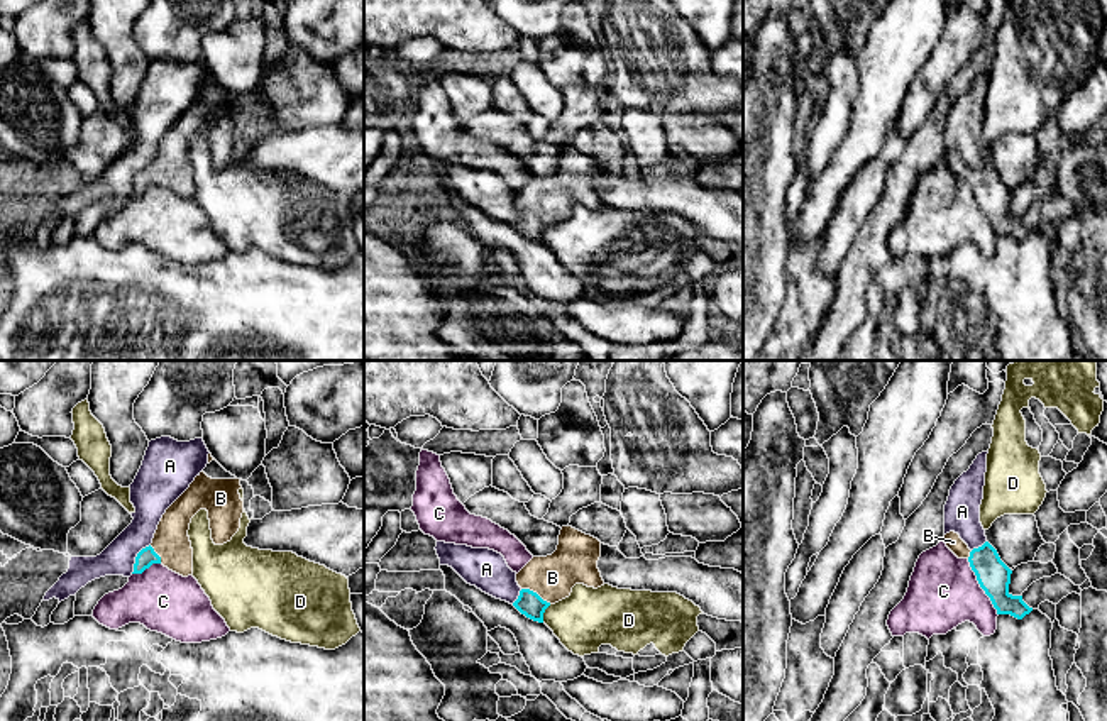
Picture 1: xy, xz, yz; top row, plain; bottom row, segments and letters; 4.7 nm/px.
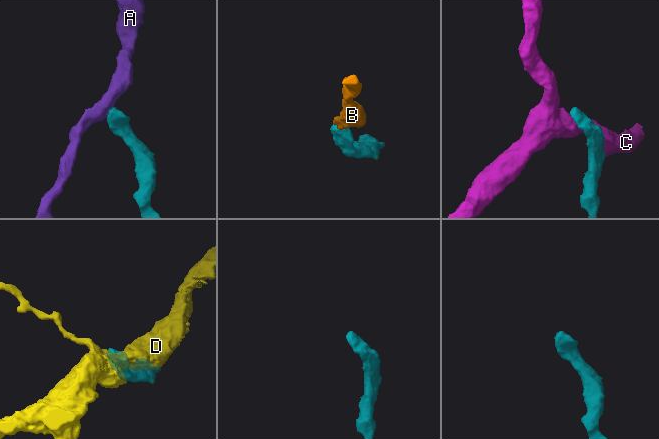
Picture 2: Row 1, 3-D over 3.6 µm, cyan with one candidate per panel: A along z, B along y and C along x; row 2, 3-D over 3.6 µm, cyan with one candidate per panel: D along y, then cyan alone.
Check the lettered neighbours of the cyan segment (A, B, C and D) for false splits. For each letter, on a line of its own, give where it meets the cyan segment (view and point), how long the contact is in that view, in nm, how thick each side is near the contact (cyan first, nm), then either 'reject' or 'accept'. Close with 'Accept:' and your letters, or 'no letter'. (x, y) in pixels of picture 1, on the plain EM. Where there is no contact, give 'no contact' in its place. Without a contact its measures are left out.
A: xy (136, 178) | 170 nm | 90/160 nm | reject
B: xz (535, 214) | 160 nm | 120/220 nm | accept
C: yz (980, 207) | 300 nm | 160/340 nm | reject
D: xz (544, 232) | 100 nm | 120/280 nm | reject
Accept: B

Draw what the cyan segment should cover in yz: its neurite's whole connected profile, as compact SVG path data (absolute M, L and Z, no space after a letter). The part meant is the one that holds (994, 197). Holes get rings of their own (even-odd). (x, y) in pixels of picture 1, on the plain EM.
M955 152L946 154L943 162L958 179L970 183L980 208L990 218L997 235L1011 235L1022 240L1033 232L1033 228L1022 222L1022 217L1012 217L1009 213L1012 191L1000 181L997 171L989 162L970 171Z

